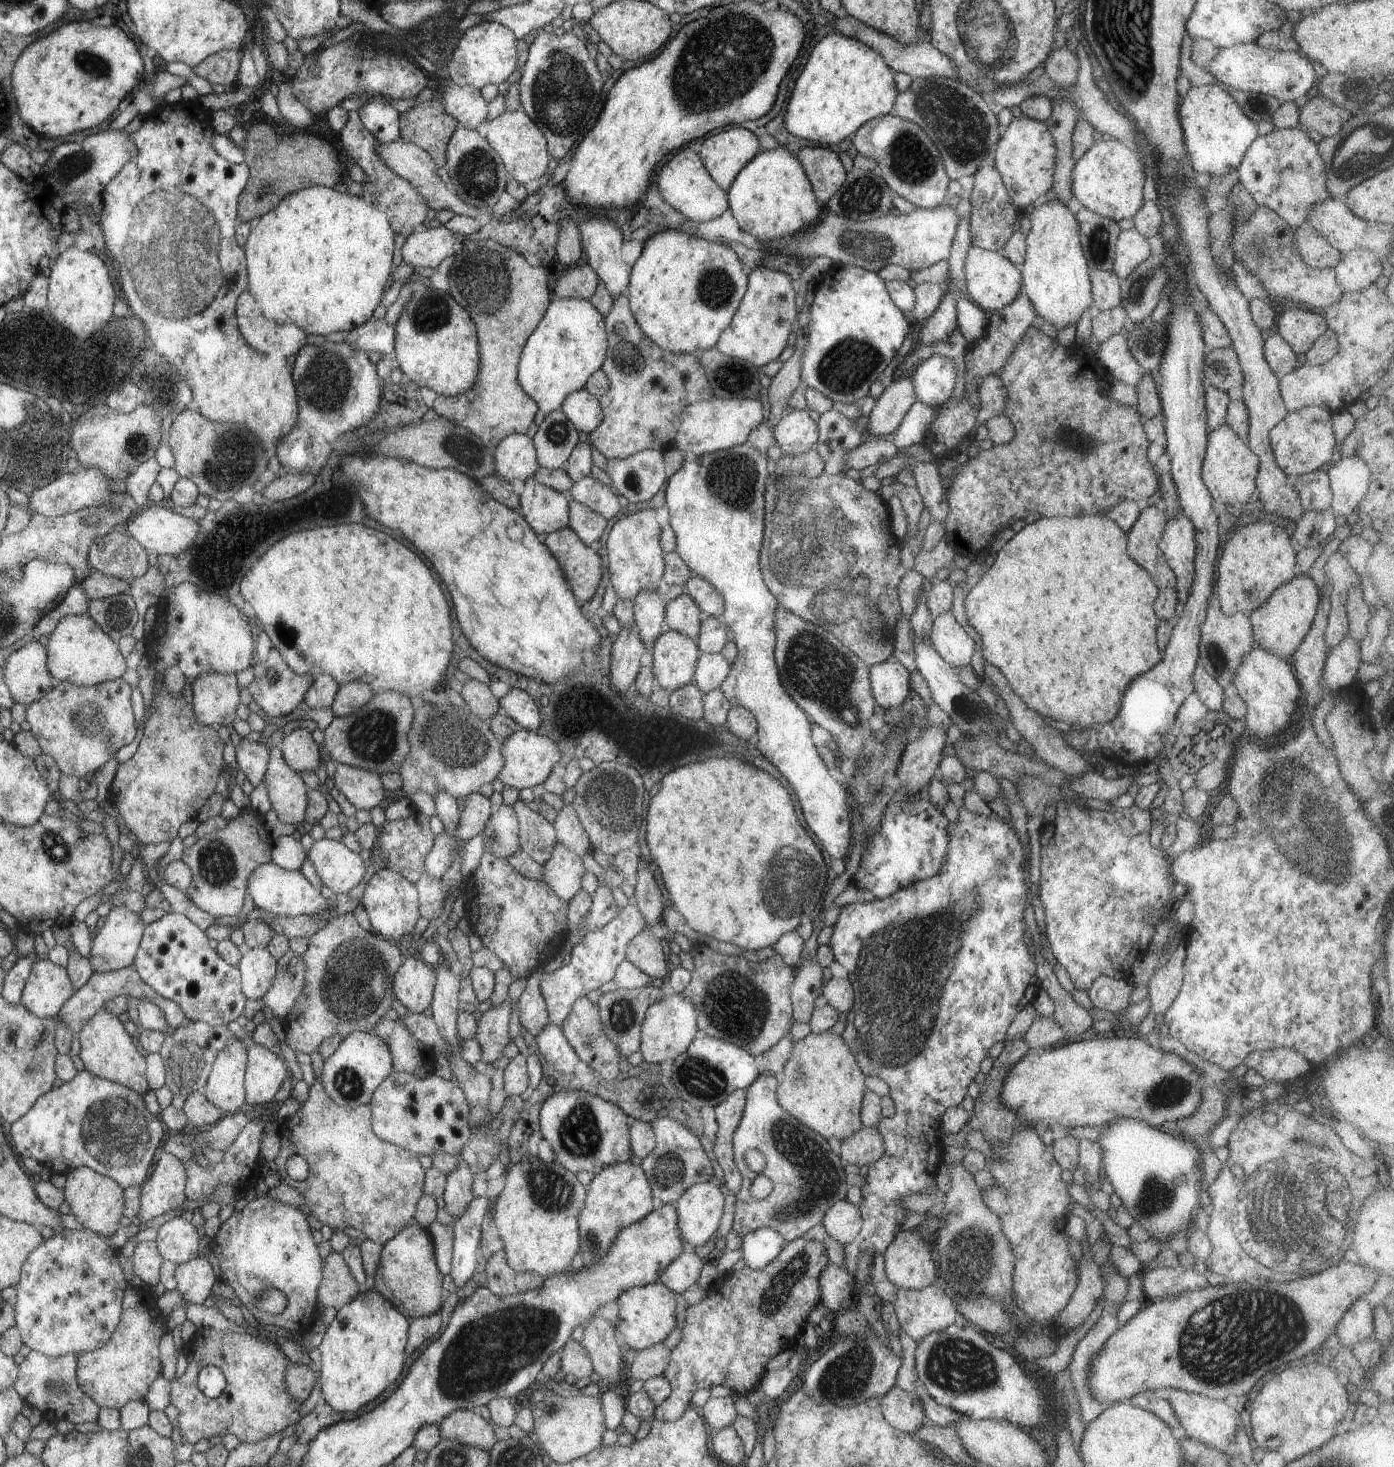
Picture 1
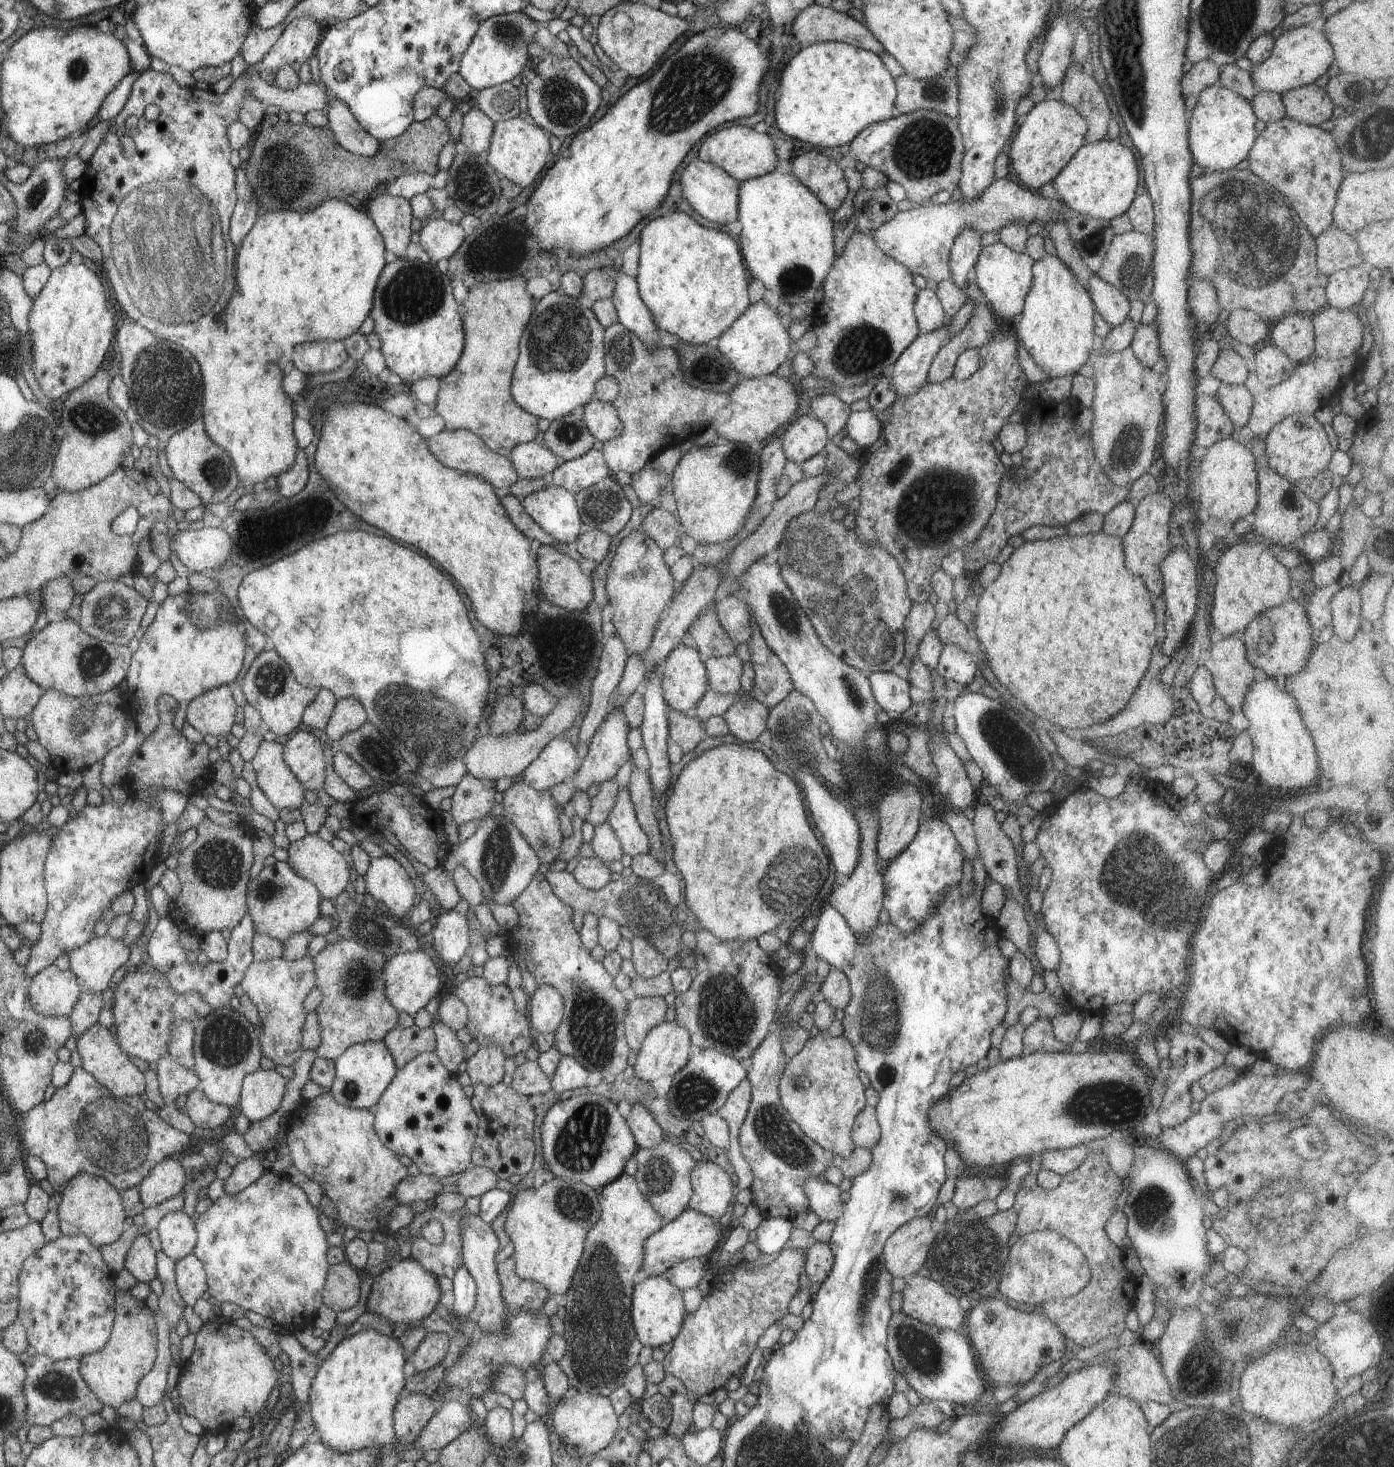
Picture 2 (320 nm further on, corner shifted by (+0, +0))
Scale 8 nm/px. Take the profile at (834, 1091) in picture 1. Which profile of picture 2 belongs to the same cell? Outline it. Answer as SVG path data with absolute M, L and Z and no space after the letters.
M827 1031L819 1032L818 1036L810 1038L804 1048L789 1059L786 1069L779 1081L779 1096L781 1106L790 1114L790 1117L813 1142L820 1148L838 1154L842 1158L850 1158L856 1146L852 1141L852 1128L858 1114L867 1106L866 1090L859 1078L860 1070L852 1042L843 1035L831 1036Z

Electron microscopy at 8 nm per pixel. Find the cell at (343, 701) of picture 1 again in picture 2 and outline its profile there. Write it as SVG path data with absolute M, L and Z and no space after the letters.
M356 698L340 699L326 726L326 736L337 746L344 734L357 730L367 721L366 708Z

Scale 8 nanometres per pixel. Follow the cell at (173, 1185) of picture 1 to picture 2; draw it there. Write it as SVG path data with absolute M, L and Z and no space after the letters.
M168 1158L156 1165L148 1177L135 1187L145 1209L178 1196L186 1185L185 1177L184 1168L178 1159Z

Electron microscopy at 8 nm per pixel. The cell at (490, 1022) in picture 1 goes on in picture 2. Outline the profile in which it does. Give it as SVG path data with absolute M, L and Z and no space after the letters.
M482 1046L478 1052L466 1060L466 1072L472 1080L472 1084L486 1084L494 1086L501 1082L505 1075L504 1062L506 1054L500 1046Z

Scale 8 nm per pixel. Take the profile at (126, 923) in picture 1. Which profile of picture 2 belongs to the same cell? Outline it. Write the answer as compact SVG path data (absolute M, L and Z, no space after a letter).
M108 933L86 942L68 954L70 971L76 976L81 990L104 992L110 986L114 972L126 964L130 948Z

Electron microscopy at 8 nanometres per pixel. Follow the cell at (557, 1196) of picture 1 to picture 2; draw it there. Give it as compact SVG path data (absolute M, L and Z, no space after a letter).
M554 1178L538 1190L530 1187L518 1192L505 1223L516 1275L542 1284L550 1296L569 1294L584 1253L584 1240L600 1219L600 1210L599 1195L590 1186L564 1178Z

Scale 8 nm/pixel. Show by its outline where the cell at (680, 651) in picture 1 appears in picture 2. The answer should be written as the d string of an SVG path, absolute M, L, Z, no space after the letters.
M677 646L662 665L662 691L670 709L693 713L709 690L707 671L697 649Z

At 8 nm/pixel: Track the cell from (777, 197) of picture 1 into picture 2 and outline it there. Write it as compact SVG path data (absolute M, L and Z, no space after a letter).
M774 170L740 182L740 252L753 279L760 280L766 289L779 294L791 307L810 302L821 291L828 270L838 256L831 216L812 190L792 174Z

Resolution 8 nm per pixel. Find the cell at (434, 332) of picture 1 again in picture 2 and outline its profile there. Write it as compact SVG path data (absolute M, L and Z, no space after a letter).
M391 258L380 273L374 297L373 332L381 340L381 351L391 372L404 383L412 383L426 377L441 379L455 368L466 344L466 331L462 330L448 275L433 262Z

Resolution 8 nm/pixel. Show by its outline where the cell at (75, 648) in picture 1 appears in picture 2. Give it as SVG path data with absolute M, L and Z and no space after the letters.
M72 618L60 620L60 622L48 623L40 632L34 634L34 637L24 648L22 656L22 668L26 670L28 678L45 690L56 690L60 693L71 695L73 698L83 698L84 696L93 696L94 694L103 694L110 690L119 688L124 678L127 678L126 672L130 664L130 648L127 645L114 645L88 635L80 624Z

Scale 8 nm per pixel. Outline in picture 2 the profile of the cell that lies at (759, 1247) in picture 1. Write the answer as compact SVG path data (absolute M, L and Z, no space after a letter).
M765 1218L755 1231L754 1244L760 1250L760 1254L768 1256L779 1254L790 1240L793 1230L794 1221L788 1218Z

